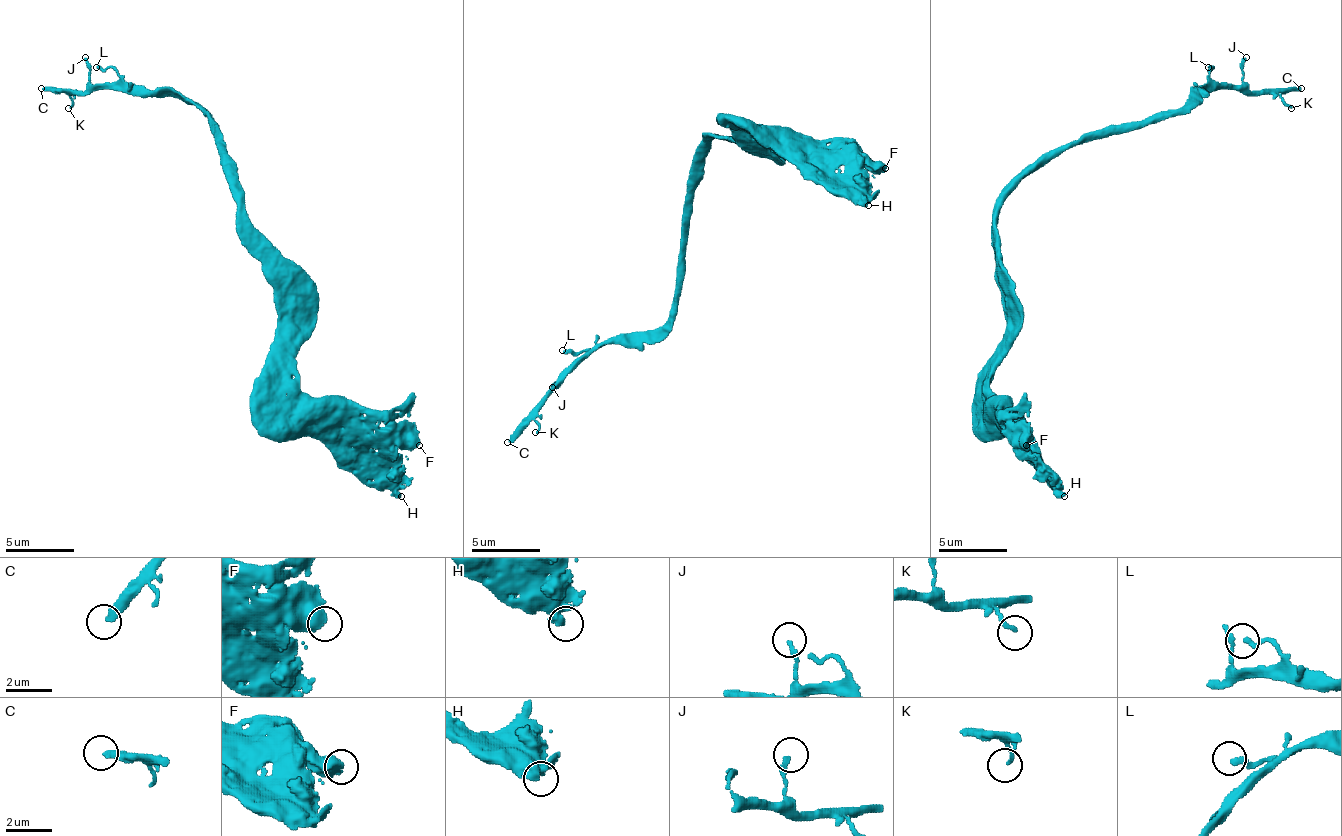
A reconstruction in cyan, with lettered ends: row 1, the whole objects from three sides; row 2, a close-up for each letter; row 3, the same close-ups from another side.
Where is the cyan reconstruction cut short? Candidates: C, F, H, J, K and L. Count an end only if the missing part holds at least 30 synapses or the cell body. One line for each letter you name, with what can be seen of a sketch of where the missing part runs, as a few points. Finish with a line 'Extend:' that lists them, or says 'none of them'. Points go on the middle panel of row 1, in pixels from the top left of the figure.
Extend: C

